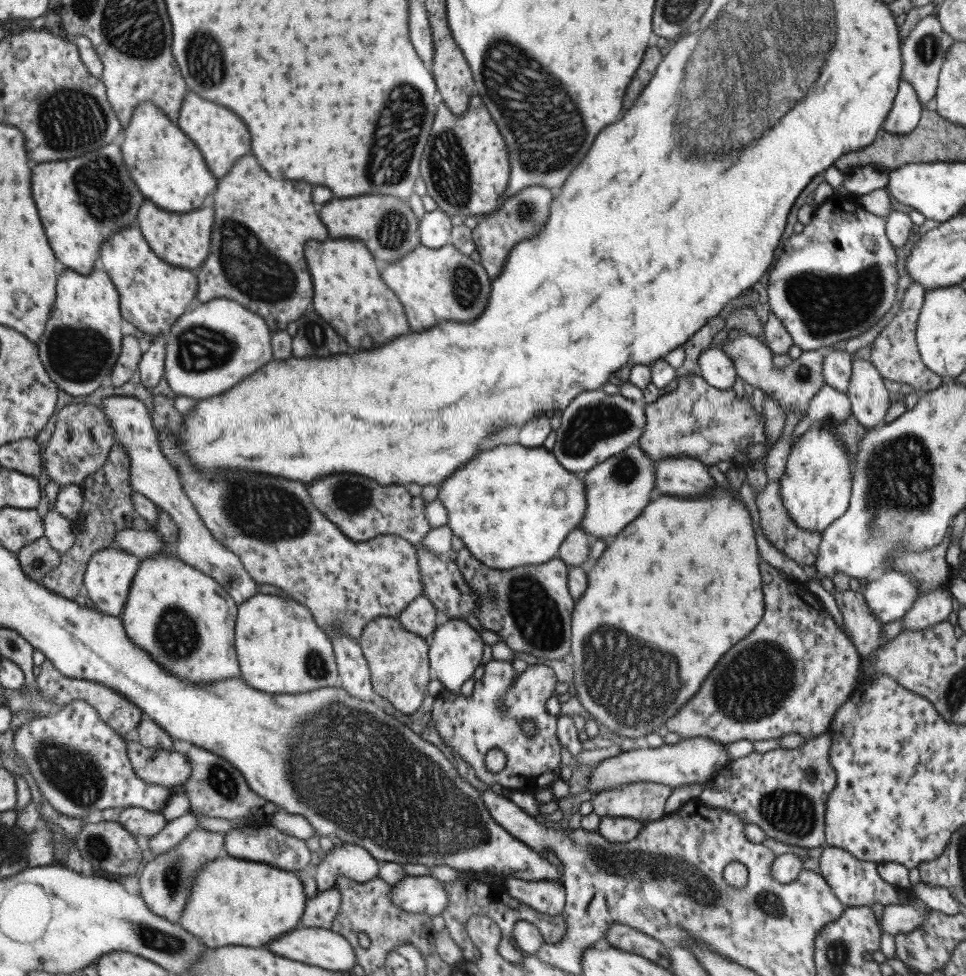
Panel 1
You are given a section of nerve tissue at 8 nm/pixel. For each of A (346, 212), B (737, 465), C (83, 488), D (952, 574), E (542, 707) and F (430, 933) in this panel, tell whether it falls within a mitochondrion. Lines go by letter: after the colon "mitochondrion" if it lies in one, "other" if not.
A: other
B: other
C: other
D: other
E: other
F: other

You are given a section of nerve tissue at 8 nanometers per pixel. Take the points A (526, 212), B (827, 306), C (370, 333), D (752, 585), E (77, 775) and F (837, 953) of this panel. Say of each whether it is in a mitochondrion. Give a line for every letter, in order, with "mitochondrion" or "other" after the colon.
A: mitochondrion
B: mitochondrion
C: mitochondrion
D: other
E: mitochondrion
F: mitochondrion

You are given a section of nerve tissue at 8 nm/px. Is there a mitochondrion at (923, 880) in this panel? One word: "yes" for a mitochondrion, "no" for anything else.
no

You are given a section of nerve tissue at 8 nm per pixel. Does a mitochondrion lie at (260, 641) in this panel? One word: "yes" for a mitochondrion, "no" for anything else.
no

